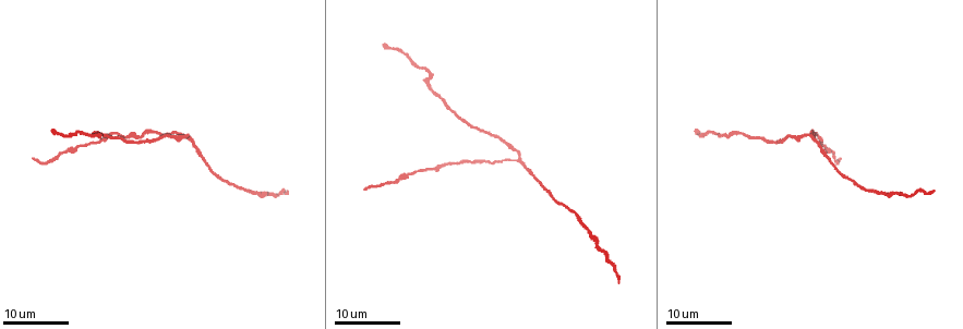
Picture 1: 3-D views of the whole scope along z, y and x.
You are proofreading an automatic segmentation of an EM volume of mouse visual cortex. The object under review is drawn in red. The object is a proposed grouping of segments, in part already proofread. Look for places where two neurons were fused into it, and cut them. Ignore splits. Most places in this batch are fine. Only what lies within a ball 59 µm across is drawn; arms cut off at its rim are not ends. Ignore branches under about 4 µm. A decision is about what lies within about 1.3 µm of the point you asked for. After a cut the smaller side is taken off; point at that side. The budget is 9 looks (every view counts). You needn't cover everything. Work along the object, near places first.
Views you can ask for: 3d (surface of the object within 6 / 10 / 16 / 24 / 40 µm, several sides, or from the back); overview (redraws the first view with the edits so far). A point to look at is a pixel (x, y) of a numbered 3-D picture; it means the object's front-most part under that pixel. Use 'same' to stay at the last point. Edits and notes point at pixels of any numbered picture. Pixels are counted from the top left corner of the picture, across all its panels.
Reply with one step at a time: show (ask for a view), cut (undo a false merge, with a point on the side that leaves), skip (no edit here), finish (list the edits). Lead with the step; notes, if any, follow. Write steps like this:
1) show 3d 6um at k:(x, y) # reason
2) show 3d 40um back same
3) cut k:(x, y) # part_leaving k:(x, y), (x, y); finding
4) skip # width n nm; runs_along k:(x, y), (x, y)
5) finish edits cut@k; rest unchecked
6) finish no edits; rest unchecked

show 3d 24um at 1:(399, 178) # thick turns thin

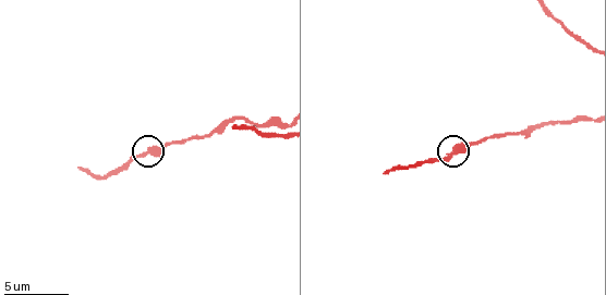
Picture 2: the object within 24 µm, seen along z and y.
show 3d 6um at 2:(451, 154)

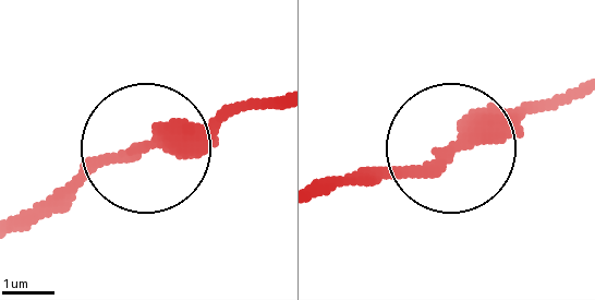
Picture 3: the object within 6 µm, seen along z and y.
skip # width 330 nm; runs_along 3:(272, 96), (117, 153), (56, 208); one neuron here

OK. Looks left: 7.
show 3d 16um at 2:(542, 126) # sudden change in width

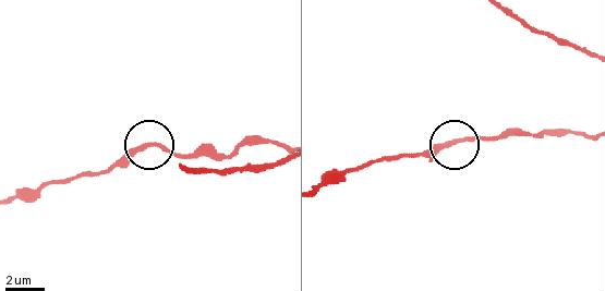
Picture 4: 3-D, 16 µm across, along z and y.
show 3d 16um back at 4:(452, 141)

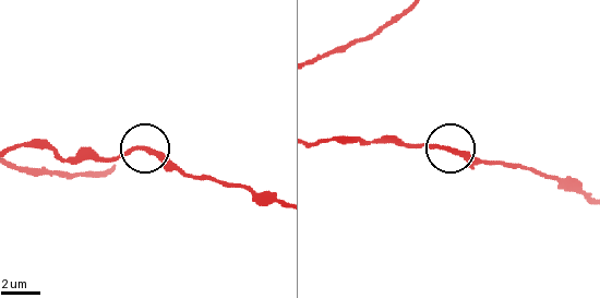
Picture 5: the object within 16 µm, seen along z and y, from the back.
skip # runs_along 5:(316, 143), (336, 138), (429, 143), (486, 163); all the same neuron

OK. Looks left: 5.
show 3d 10um at 2:(562, 24) # narrows sharply

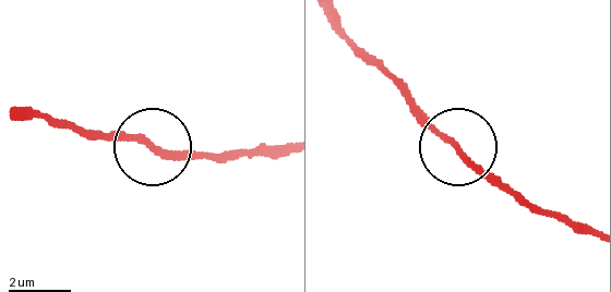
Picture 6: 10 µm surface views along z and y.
skip # runs_along 6:(283, 149), (165, 153), (126, 137), (97, 137); continuous, no second neuron

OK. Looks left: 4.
show 3d 24um at 1:(430, 73) # sudden change in width

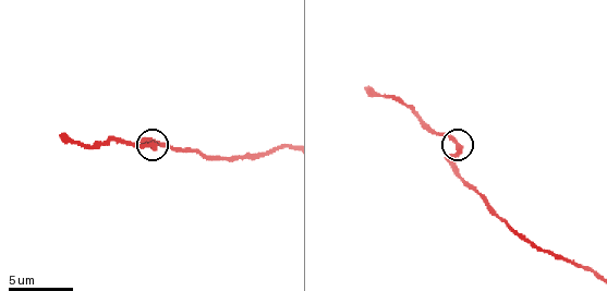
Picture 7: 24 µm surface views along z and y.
show 3d 6um at 7:(456, 144)

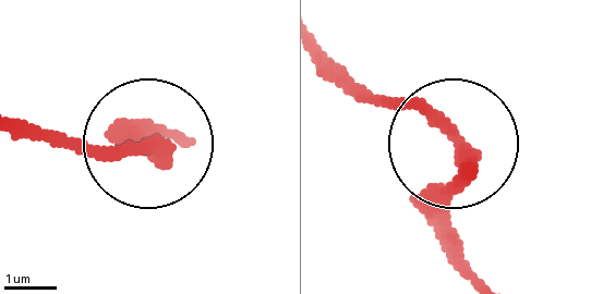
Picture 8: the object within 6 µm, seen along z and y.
show 3d 6um back at 8:(158, 145)

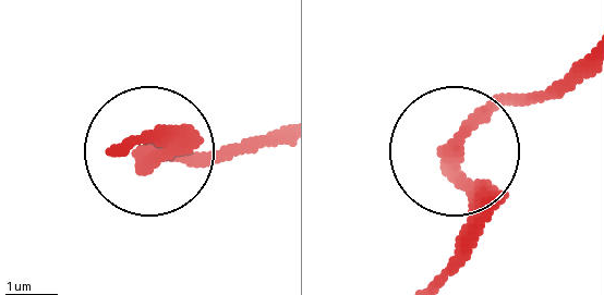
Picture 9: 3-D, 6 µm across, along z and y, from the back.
skip # width 280 nm; runs_along 9:(434, 281), (472, 203), (459, 163), (472, 125), (572, 77); all the same neuron

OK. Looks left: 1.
finish no edits; rest unchecked

